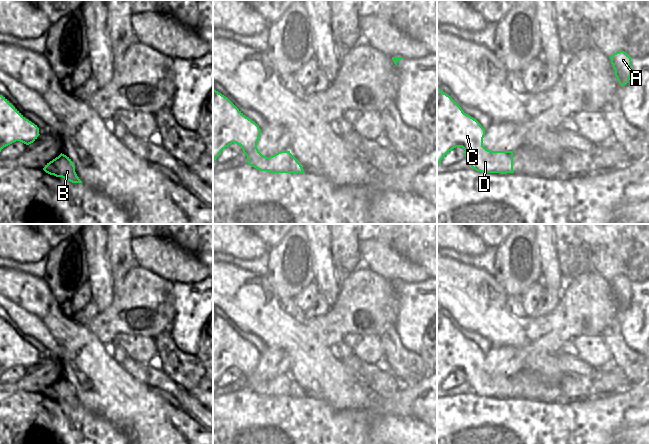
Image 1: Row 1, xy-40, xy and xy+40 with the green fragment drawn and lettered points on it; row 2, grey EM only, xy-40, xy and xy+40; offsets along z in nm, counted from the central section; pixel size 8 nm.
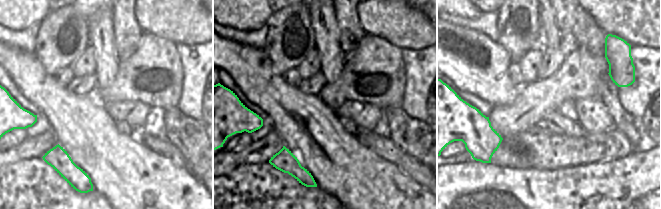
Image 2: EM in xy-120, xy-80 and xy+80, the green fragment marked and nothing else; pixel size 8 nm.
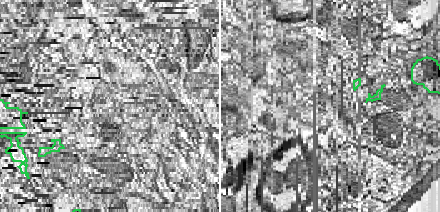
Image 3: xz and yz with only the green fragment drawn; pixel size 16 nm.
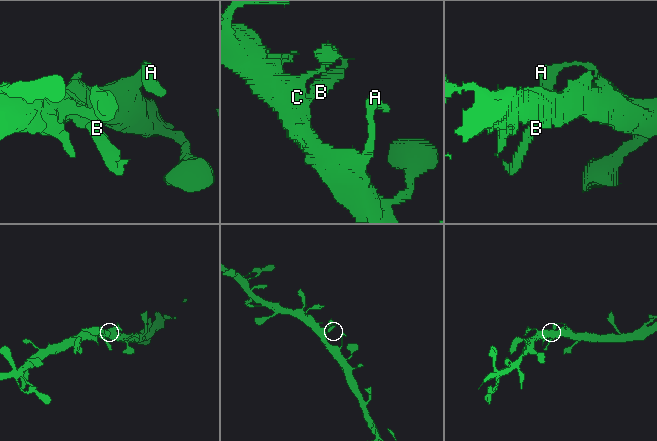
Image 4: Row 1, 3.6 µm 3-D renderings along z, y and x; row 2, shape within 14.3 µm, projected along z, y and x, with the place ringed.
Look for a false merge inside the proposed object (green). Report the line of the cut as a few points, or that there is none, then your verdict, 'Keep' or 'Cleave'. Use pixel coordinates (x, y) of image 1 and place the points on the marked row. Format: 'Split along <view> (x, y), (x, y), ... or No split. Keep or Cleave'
No split. Keep.

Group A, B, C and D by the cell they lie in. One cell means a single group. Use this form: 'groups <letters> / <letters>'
groups A B C D

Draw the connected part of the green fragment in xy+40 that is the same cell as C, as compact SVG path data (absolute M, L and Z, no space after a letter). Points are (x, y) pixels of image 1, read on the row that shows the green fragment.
M437 89L437 166L454 148L462 147L471 167L482 173L514 173L513 151L490 151L483 146L485 129Z

